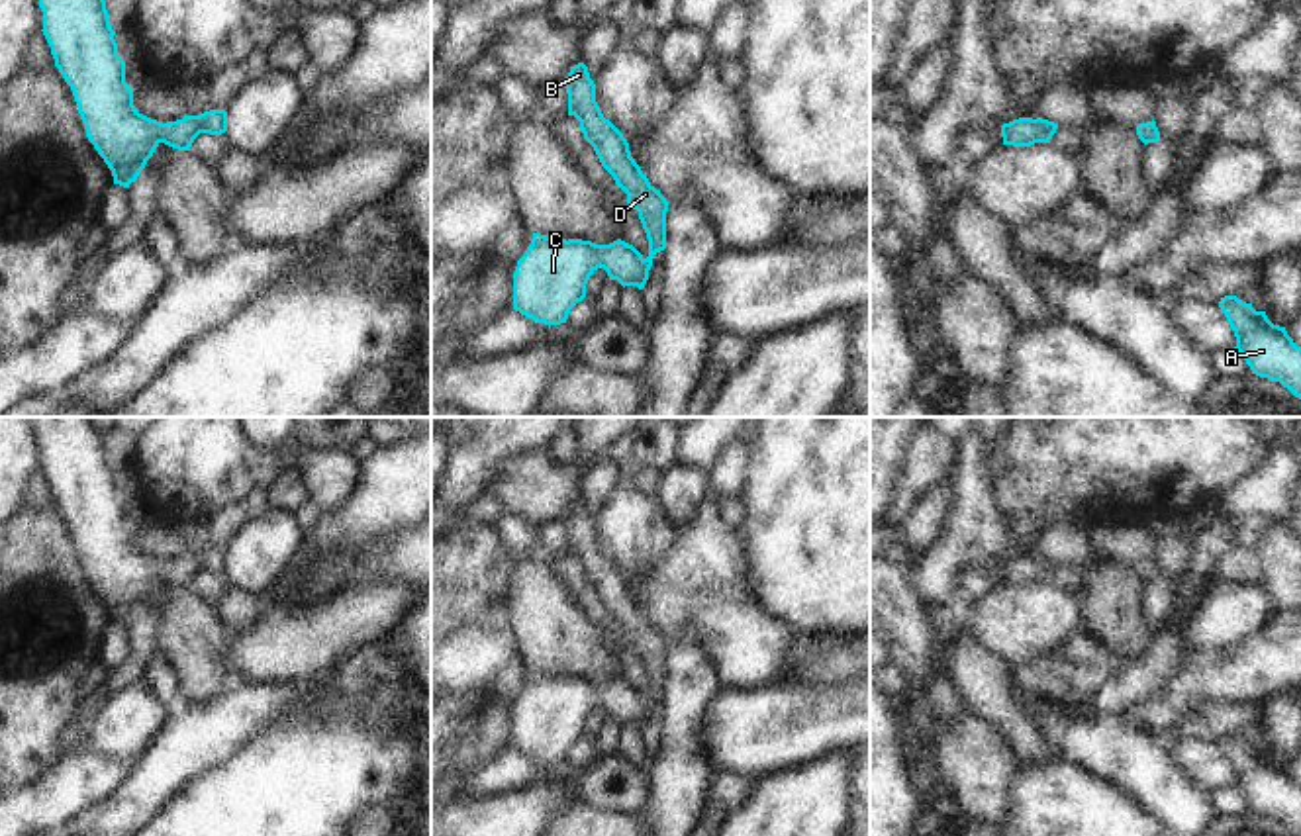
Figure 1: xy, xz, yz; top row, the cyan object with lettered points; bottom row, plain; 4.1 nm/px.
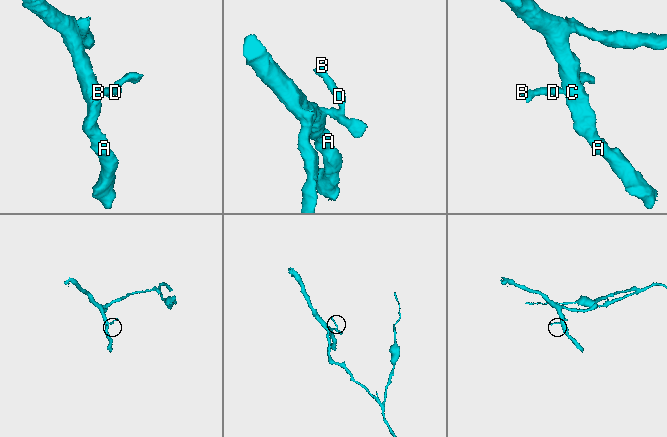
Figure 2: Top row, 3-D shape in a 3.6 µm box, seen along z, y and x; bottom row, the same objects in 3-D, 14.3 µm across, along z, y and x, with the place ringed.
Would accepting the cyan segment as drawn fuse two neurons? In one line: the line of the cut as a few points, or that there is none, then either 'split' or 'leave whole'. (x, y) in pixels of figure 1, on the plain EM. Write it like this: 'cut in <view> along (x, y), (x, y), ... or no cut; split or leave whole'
no cut; leave whole

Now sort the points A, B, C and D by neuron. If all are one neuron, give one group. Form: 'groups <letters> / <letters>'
groups A B C D

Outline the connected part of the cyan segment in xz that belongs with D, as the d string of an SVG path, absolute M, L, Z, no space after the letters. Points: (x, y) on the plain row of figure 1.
M584 501L570 507L564 527L568 554L580 560L584 578L594 585L602 605L627 632L627 642L639 650L649 677L649 695L645 697L621 677L596 683L533 672L513 711L513 748L545 764L566 762L570 748L586 736L586 722L598 707L603 707L609 719L617 719L623 726L643 728L654 693L666 687L668 640L631 595L623 572L603 556L596 540L596 523Z

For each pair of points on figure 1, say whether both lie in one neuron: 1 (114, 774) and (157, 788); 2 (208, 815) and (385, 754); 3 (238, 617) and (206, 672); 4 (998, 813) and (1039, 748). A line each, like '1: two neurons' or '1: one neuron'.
1: two neurons
2: one neuron
3: two neurons
4: two neurons

